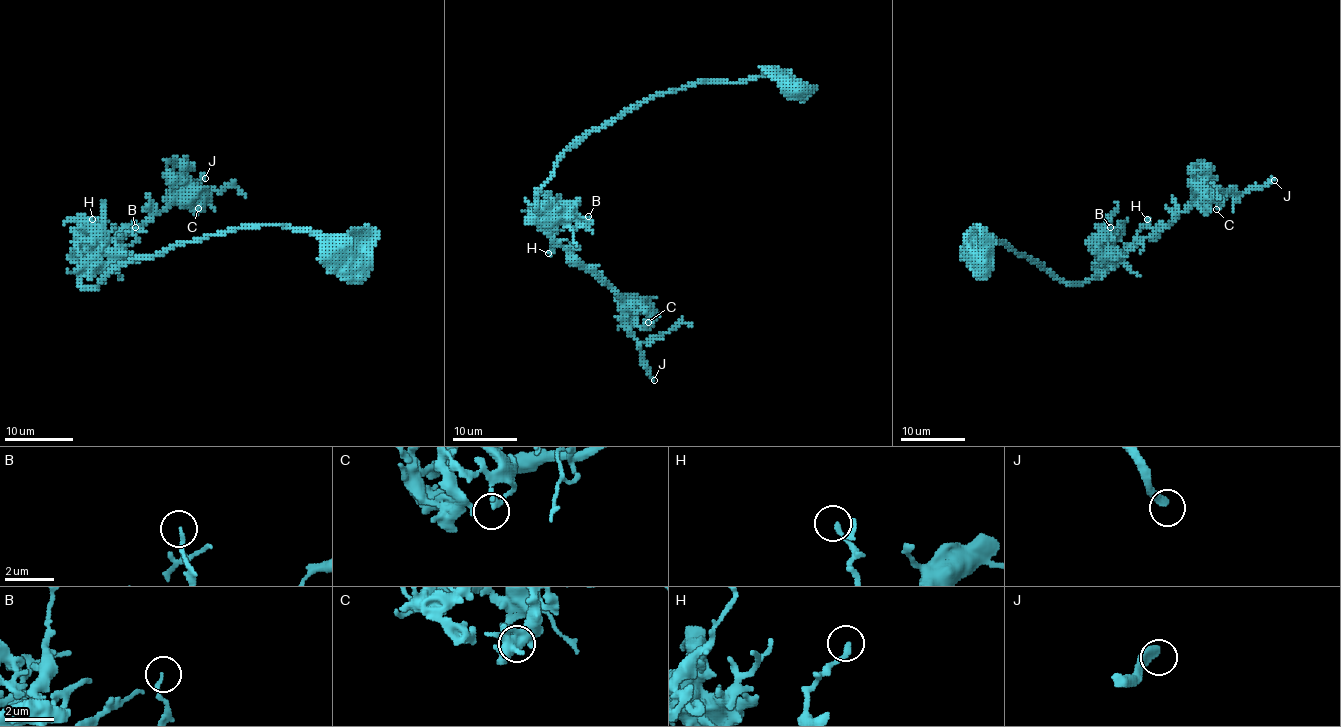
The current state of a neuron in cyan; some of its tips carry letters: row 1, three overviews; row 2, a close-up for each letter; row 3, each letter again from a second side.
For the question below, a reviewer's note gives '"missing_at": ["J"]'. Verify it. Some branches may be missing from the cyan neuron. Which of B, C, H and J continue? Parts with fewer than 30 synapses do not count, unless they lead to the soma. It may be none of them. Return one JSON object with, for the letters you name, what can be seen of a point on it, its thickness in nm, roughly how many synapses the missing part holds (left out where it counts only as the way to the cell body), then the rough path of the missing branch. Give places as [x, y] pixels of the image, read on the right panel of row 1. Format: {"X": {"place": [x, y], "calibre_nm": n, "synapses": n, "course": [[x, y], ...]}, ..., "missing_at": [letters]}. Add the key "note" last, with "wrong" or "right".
{"J": {"place": [1274, 180], "calibre_nm": 420, "synapses": 350}, "missing_at": ["J"], "note": "right"}

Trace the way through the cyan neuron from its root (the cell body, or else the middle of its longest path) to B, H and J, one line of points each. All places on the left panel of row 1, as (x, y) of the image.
B: (349, 265), (339, 239), (243, 225), (123, 261), (84, 287), (87, 272), (106, 270), (133, 243), (135, 227)
H: (349, 265), (339, 239), (243, 225), (123, 261), (84, 287), (84, 260), (99, 243), (92, 219)
J: (349, 265), (339, 239), (243, 225), (80, 284), (101, 244), (205, 178)

